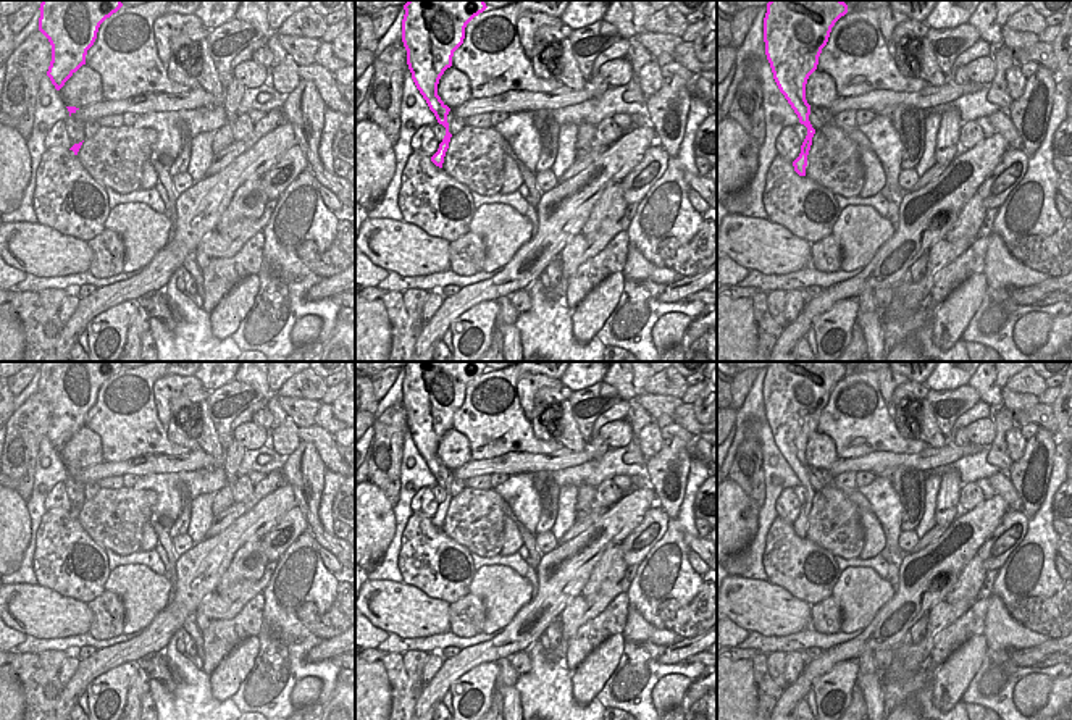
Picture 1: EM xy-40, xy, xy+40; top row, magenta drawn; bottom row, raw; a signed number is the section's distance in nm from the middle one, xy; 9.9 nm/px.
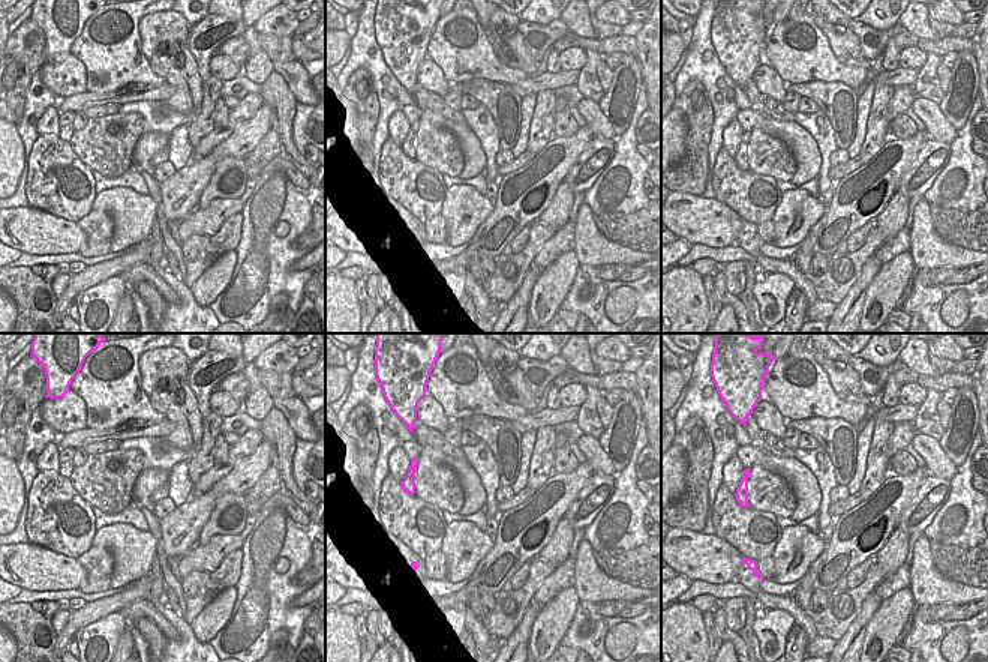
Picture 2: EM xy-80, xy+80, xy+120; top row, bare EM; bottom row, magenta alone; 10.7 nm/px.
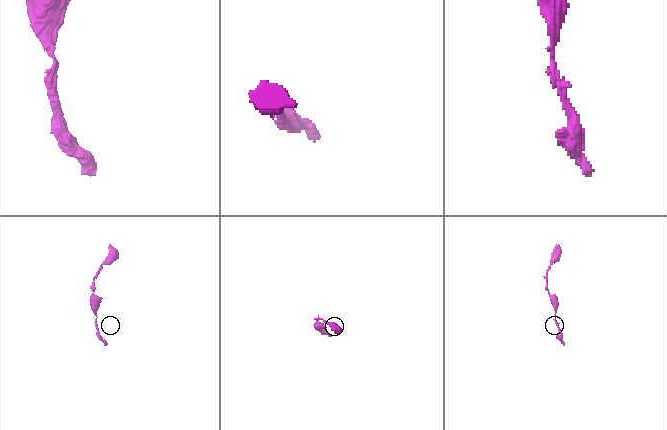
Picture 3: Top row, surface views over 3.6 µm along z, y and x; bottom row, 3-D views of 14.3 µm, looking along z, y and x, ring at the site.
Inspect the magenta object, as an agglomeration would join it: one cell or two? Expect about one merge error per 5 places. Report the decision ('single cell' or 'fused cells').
single cell

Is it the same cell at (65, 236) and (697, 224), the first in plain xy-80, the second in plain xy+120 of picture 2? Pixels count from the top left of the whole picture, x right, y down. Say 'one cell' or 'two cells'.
one cell

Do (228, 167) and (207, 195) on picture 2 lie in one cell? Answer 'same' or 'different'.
same

